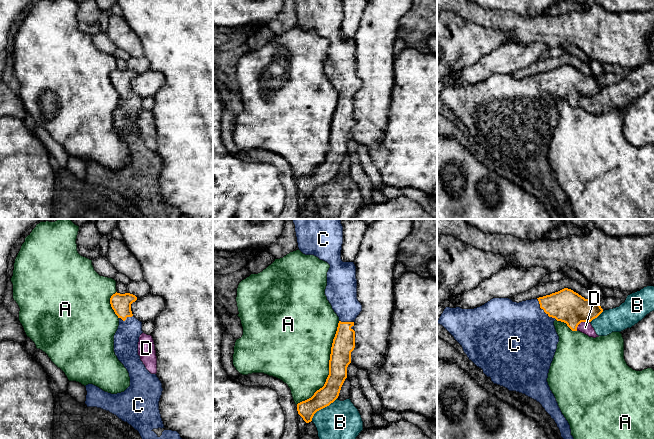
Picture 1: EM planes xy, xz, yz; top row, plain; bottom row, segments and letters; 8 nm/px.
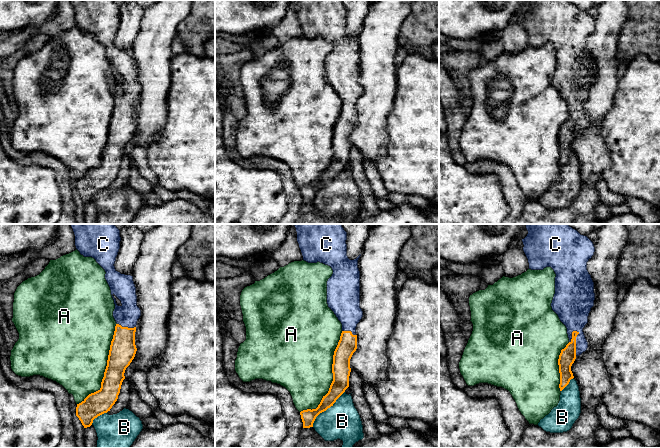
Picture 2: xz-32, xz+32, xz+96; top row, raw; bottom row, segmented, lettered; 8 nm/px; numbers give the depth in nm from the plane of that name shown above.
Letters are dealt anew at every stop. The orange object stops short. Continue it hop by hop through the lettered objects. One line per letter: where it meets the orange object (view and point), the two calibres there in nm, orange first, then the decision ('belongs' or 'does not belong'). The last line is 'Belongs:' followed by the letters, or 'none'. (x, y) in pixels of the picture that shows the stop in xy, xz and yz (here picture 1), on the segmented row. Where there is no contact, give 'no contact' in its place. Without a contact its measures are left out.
A: contact xz (329, 367); calibres 180 and 460 nm; does not belong
B: contact xz (322, 408); calibres 150 and 300 nm; does not belong
C: contact yz (544, 311); calibres 260 and 500 nm; belongs
D: contact yz (581, 321); calibres 260 and 100 nm; does not belong
Belongs: C

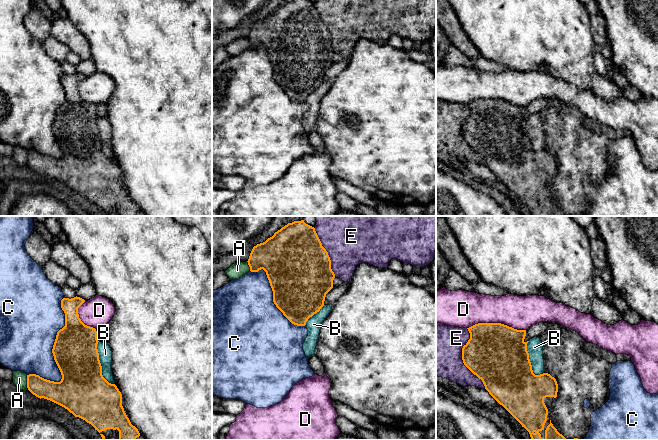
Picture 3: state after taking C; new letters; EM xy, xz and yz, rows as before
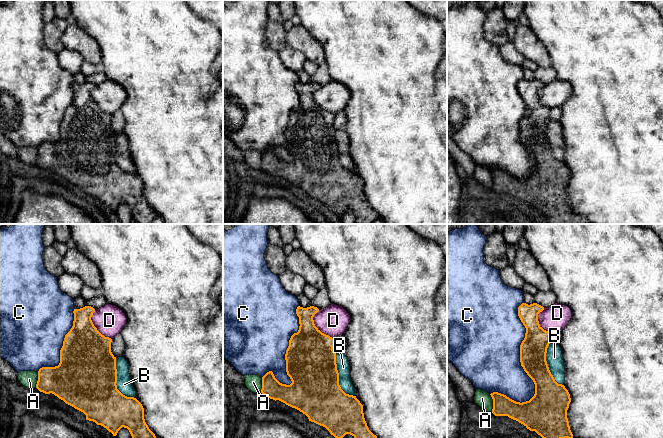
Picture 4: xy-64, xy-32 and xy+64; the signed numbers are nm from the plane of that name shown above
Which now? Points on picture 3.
A: contact xy (27, 382); calibres 160 and 110 nm; does not belong
B: contact xy (100, 364); calibres 400 and 110 nm; does not belong
C: contact xy (53, 355); calibres 360 and 440 nm; does not belong
D: contact yz (496, 323); calibres 480 and 280 nm; does not belong
E: contact yz (462, 359); calibres 440 and 400 nm; does not belong
Belongs: none

